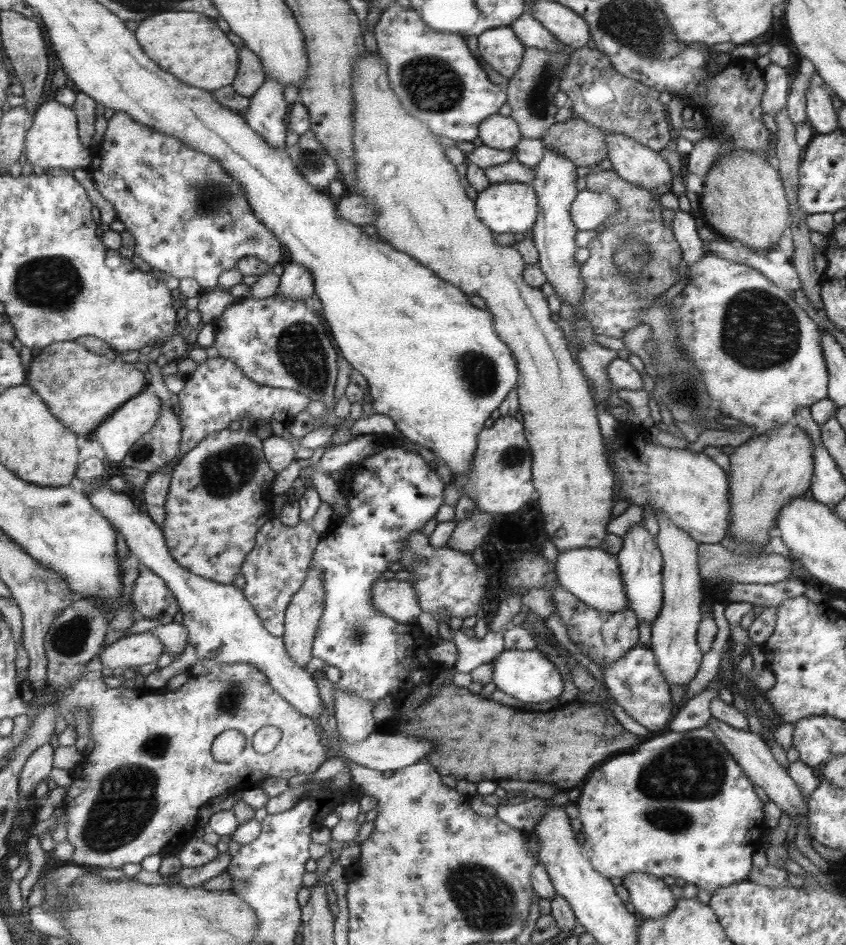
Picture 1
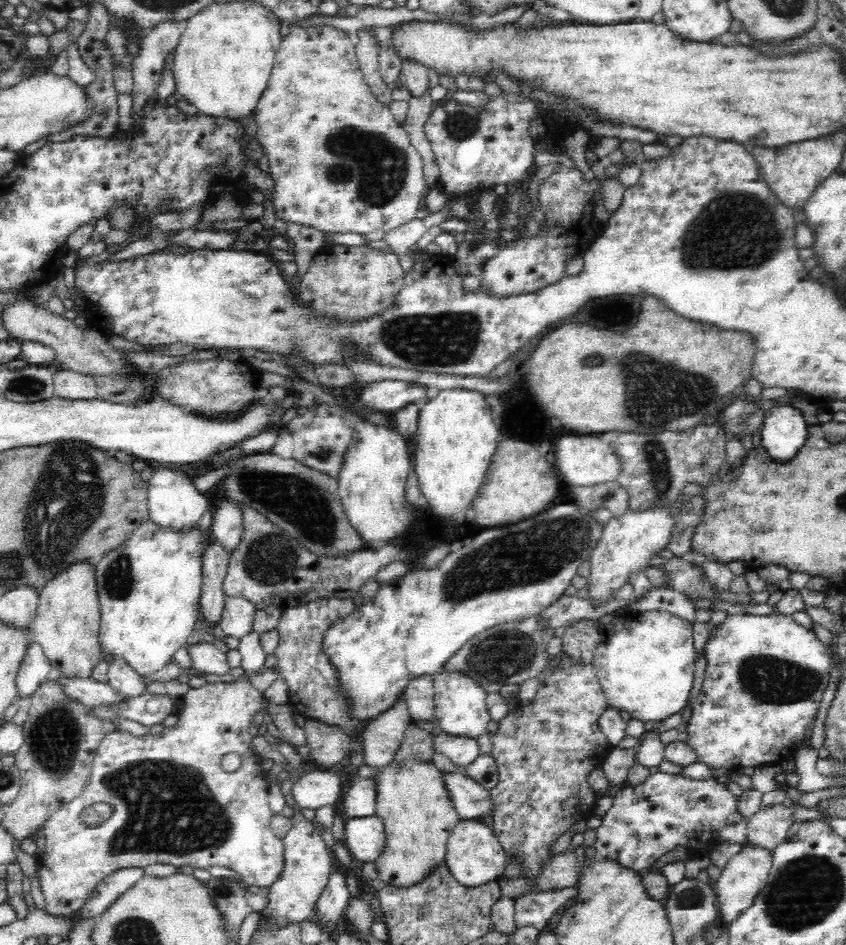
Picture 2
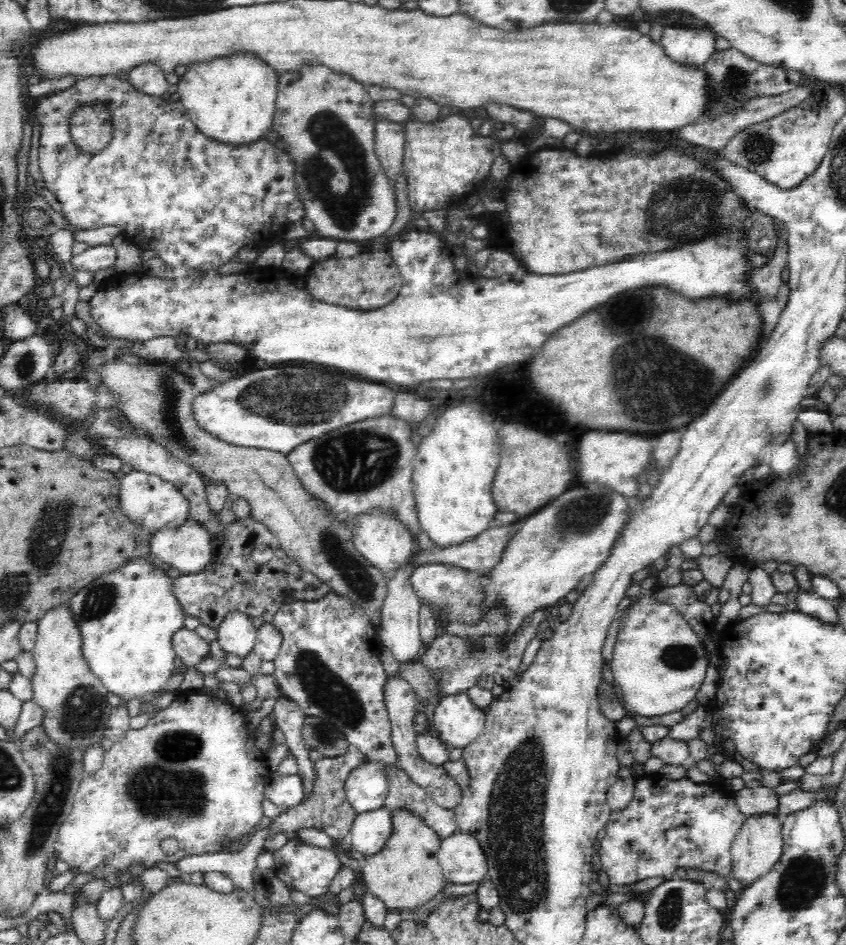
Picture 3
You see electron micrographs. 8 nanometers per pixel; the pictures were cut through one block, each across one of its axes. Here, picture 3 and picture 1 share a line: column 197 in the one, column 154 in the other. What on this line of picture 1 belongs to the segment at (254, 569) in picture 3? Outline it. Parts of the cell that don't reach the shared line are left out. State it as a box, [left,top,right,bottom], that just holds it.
[133,564,180,623]

